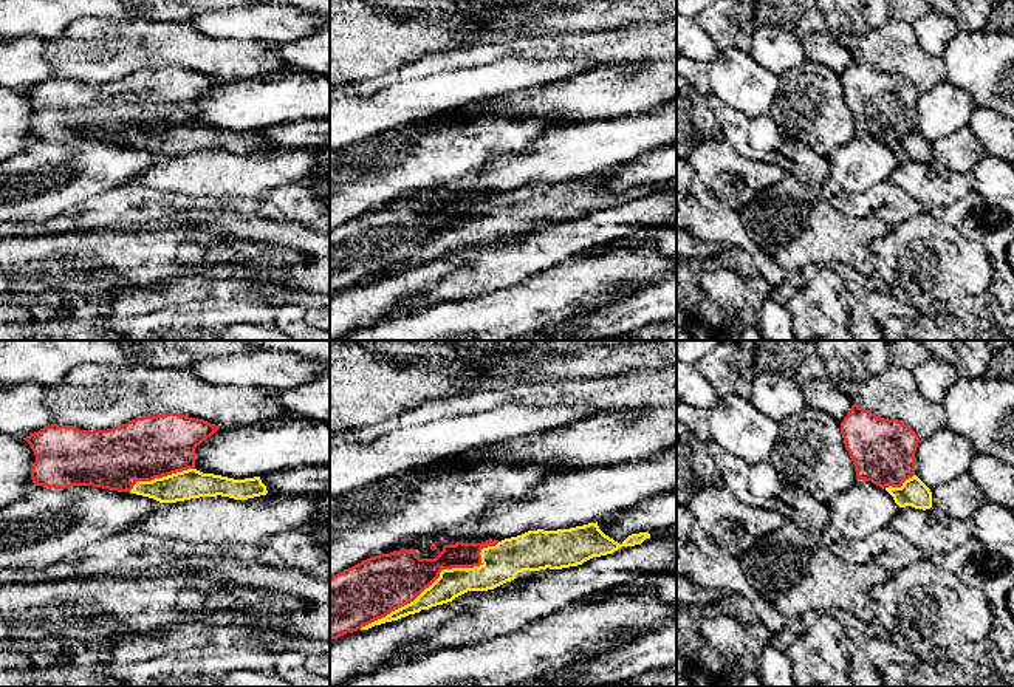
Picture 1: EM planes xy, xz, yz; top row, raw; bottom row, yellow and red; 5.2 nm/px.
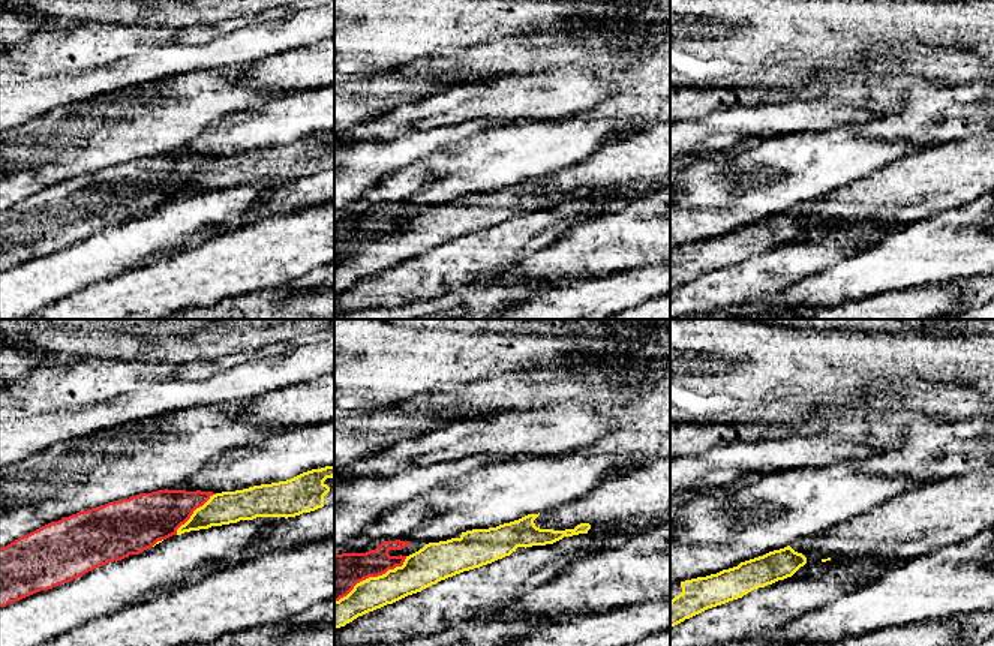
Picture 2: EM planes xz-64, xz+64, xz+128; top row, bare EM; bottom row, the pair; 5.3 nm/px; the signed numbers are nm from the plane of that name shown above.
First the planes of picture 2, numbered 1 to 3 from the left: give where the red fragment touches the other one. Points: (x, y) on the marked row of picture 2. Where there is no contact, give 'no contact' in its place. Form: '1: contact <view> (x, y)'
1: contact xz-64 (194, 511)
2: contact xz+64 (372, 577)
3: no contact

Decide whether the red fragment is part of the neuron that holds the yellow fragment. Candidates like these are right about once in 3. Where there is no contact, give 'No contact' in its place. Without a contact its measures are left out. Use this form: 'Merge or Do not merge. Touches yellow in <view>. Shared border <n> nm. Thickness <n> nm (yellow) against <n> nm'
Do not merge. Touches yellow in xz. Shared border 850 nm. Thickness 150 nm (yellow) against 280 nm

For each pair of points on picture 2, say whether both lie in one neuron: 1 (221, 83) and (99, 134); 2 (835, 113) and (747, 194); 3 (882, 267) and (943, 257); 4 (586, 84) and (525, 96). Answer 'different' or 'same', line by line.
1: same
2: different
3: same
4: same

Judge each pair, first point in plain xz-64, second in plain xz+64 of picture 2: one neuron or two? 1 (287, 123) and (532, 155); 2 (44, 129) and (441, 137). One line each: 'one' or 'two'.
1: one
2: one

